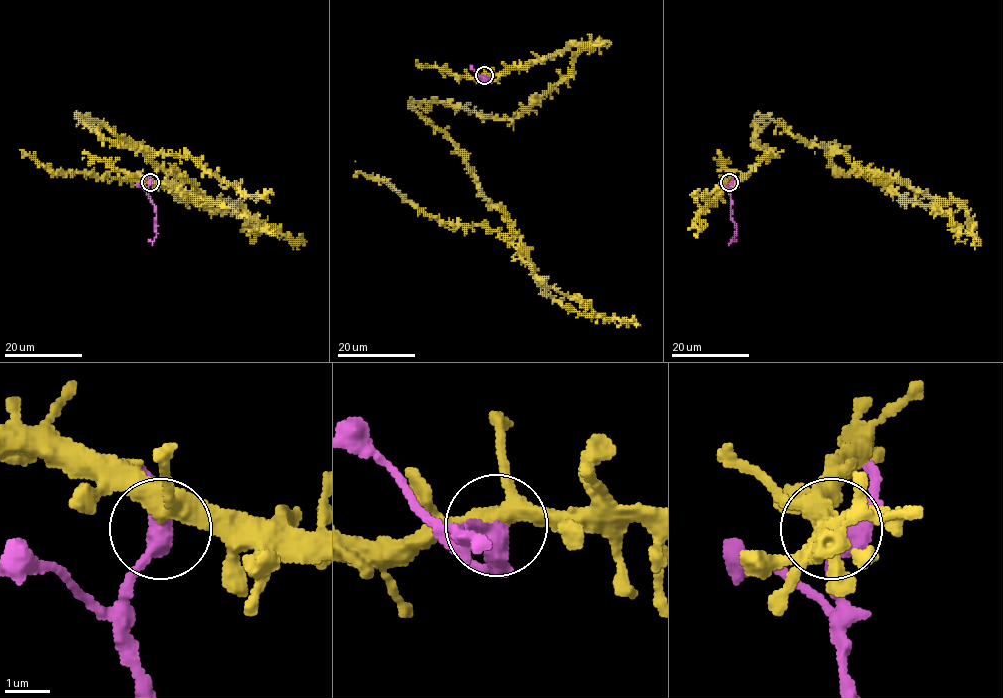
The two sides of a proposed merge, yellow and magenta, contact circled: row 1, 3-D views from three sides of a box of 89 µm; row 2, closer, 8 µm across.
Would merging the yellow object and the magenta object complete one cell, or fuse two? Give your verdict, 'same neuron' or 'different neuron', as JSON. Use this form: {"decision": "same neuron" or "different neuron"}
{"decision": "different neuron"}

